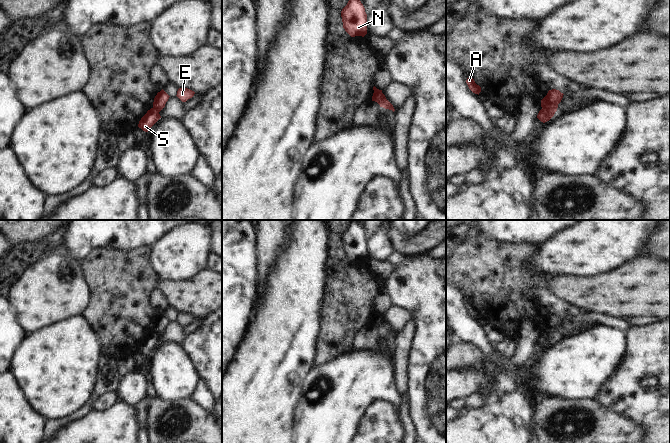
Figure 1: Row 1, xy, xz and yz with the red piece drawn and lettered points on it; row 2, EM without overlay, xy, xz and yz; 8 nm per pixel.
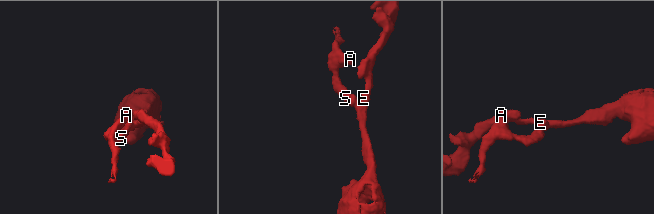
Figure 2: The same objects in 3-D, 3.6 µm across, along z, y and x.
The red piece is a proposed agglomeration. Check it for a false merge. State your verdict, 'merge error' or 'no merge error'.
merge error

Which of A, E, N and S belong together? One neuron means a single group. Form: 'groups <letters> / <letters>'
groups A N S / E

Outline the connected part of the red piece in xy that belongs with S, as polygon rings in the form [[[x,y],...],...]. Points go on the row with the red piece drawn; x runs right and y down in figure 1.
[[[151,108],[139,121],[138,127],[143,131],[148,132],[151,127],[161,118],[159,111]]]

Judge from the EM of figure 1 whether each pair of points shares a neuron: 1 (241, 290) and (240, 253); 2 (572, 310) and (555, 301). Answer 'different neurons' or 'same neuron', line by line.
1: same neuron
2: same neuron

